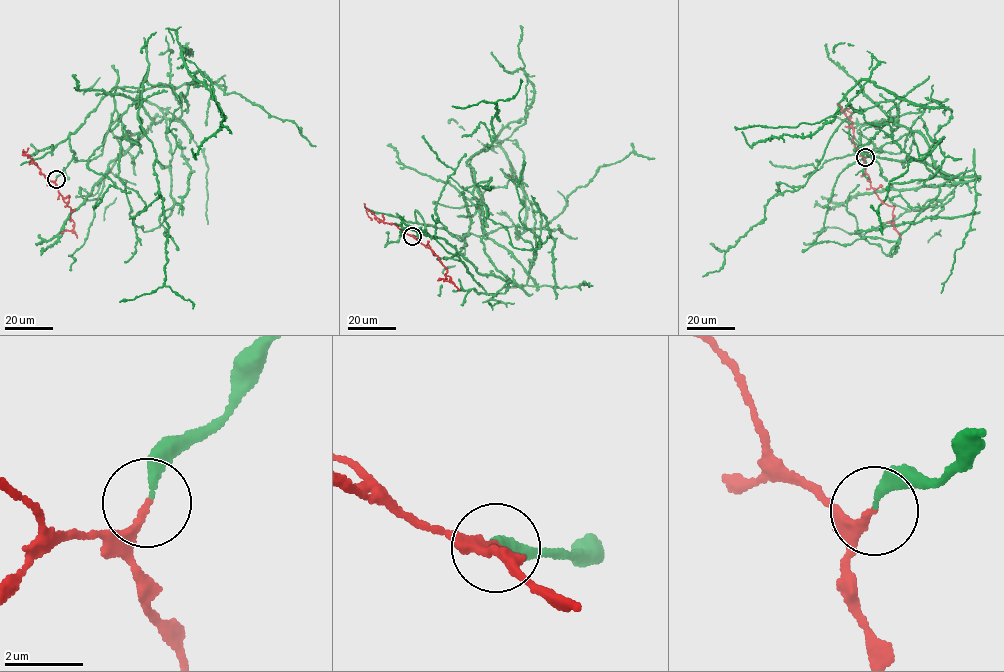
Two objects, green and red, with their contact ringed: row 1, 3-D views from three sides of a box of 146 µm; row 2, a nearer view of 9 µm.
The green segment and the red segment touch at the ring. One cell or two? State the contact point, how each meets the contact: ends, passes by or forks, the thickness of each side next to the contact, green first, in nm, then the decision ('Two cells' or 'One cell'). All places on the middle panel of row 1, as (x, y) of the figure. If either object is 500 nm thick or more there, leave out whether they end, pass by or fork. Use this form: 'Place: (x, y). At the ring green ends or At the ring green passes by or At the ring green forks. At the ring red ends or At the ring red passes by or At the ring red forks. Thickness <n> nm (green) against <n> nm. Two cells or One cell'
Place: (412, 236). At the ring green ends. At the ring red ends. Thickness 240 nm (green) against 220 nm. Two cells

